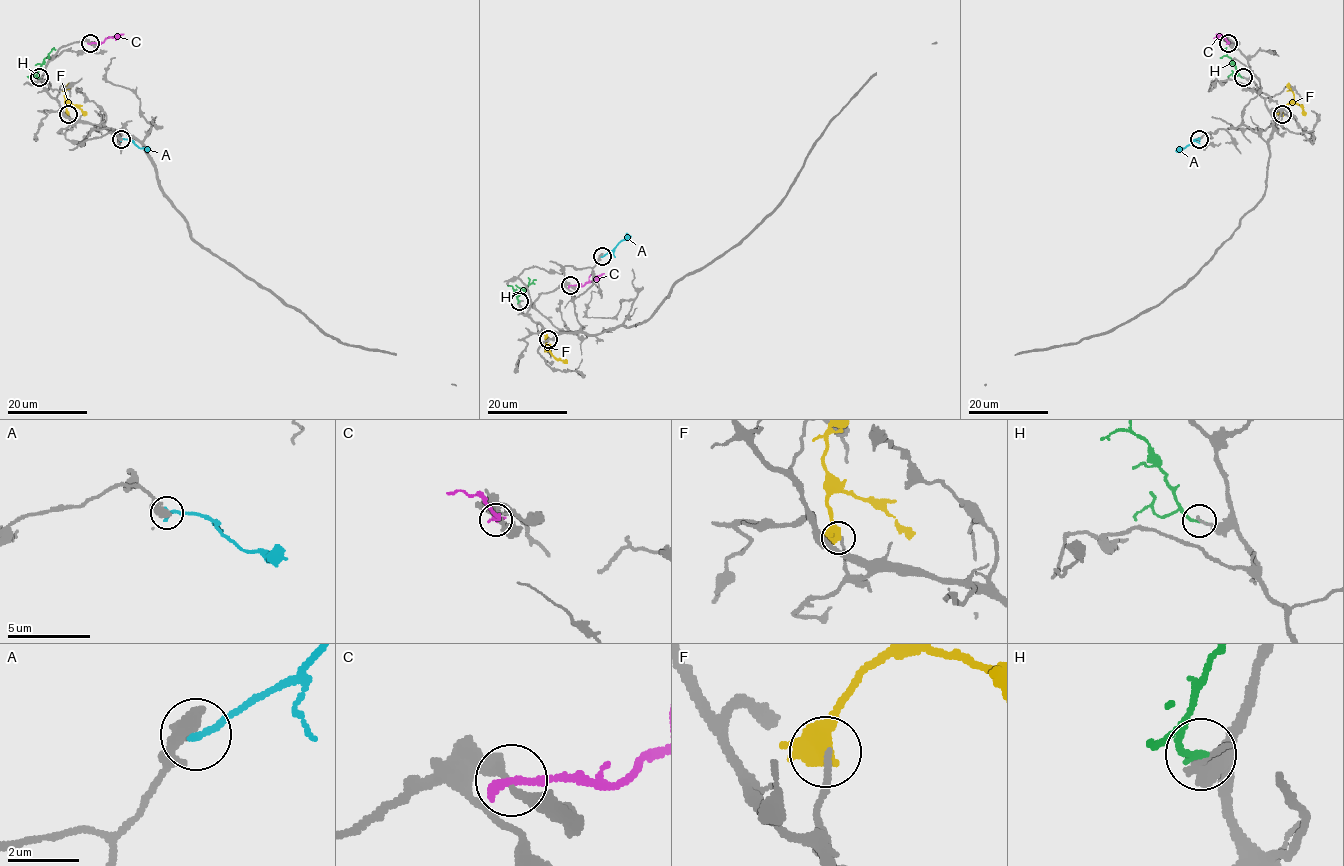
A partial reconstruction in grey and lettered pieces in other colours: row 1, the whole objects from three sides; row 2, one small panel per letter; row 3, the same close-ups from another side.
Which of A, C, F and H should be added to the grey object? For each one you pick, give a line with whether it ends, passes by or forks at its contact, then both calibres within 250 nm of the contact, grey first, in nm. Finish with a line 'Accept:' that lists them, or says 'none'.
Accept: none

